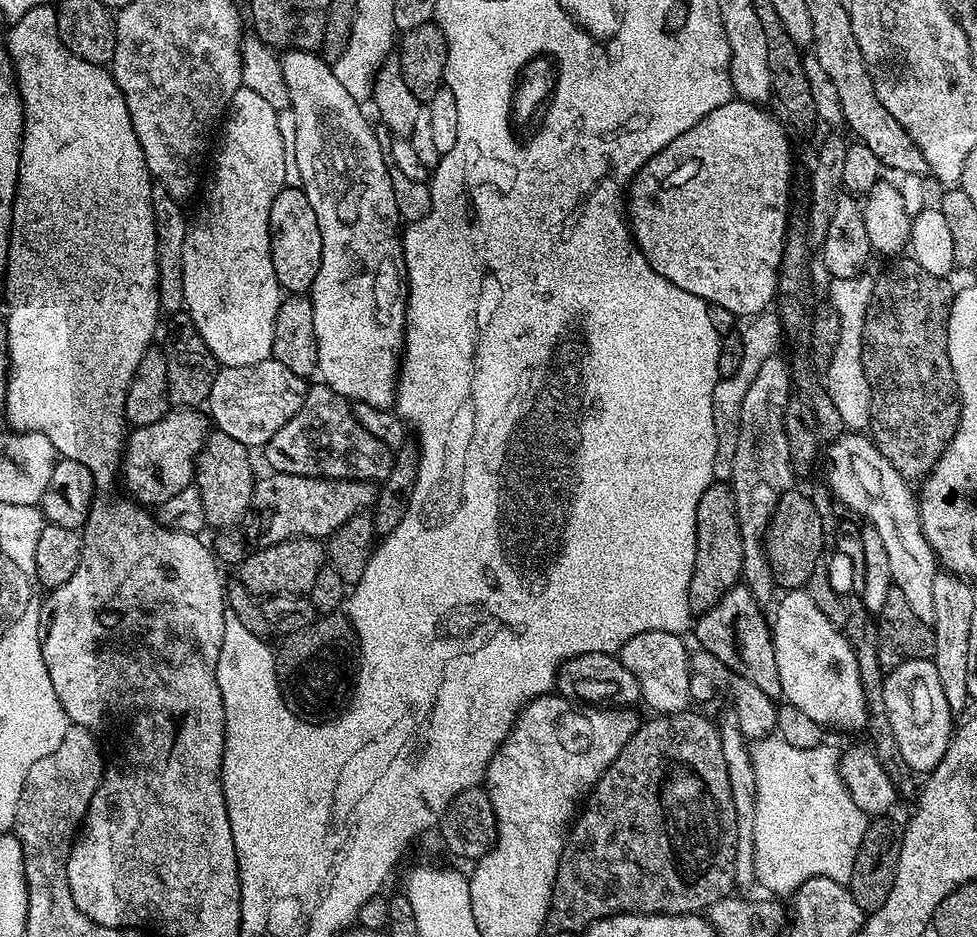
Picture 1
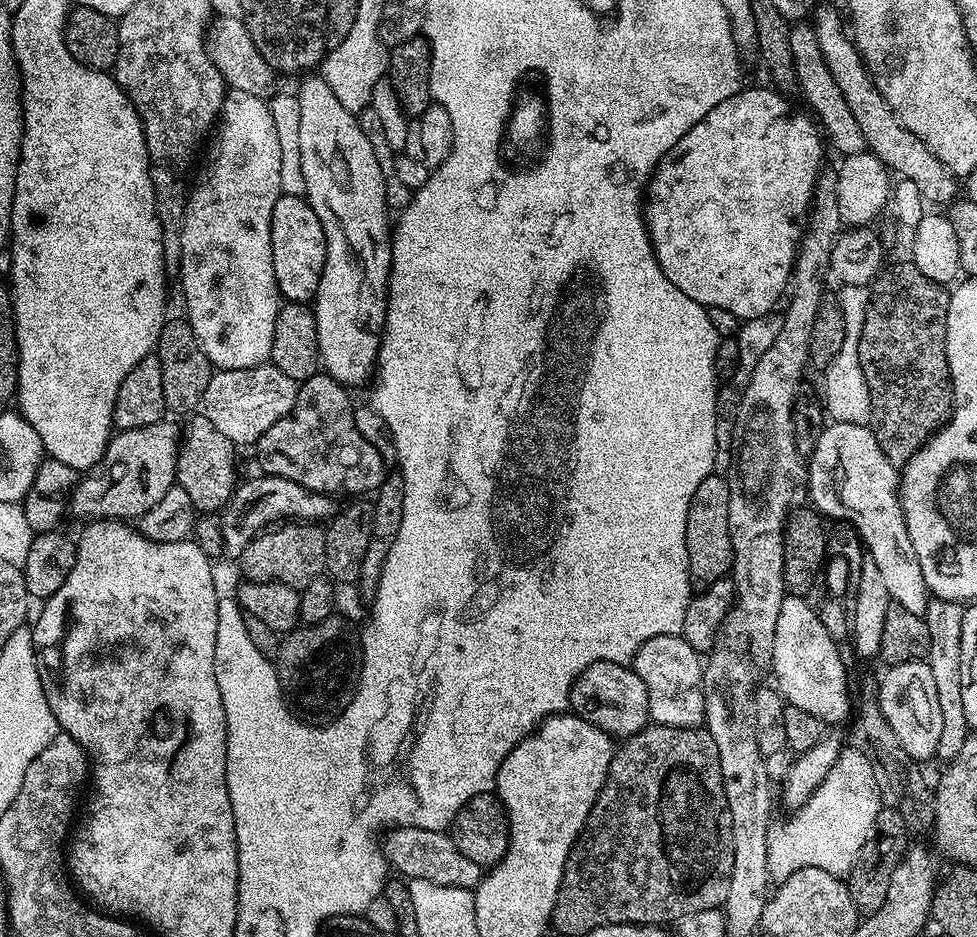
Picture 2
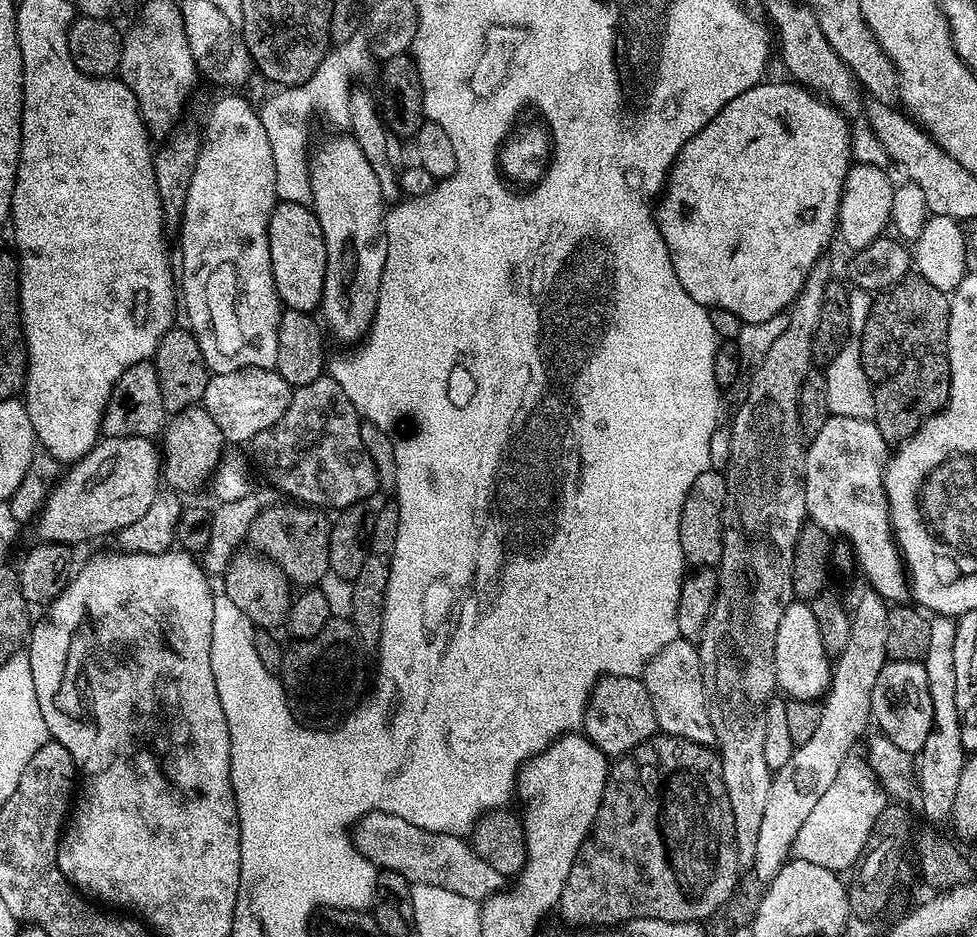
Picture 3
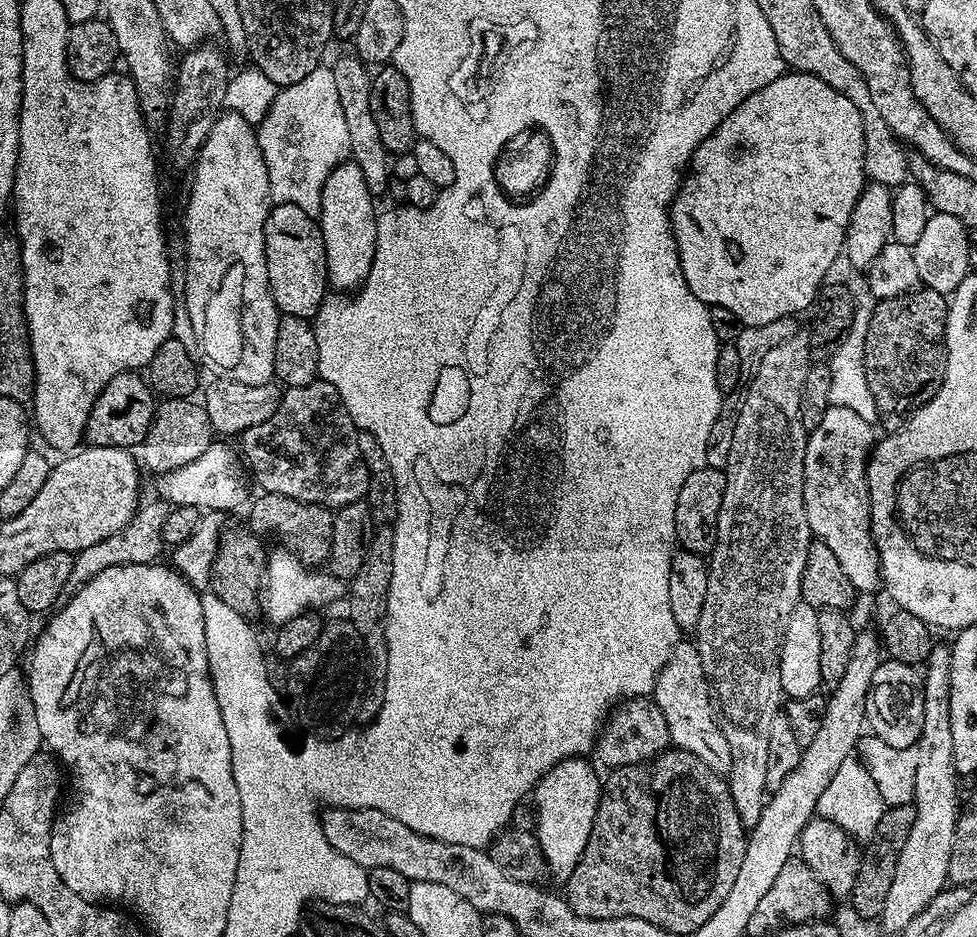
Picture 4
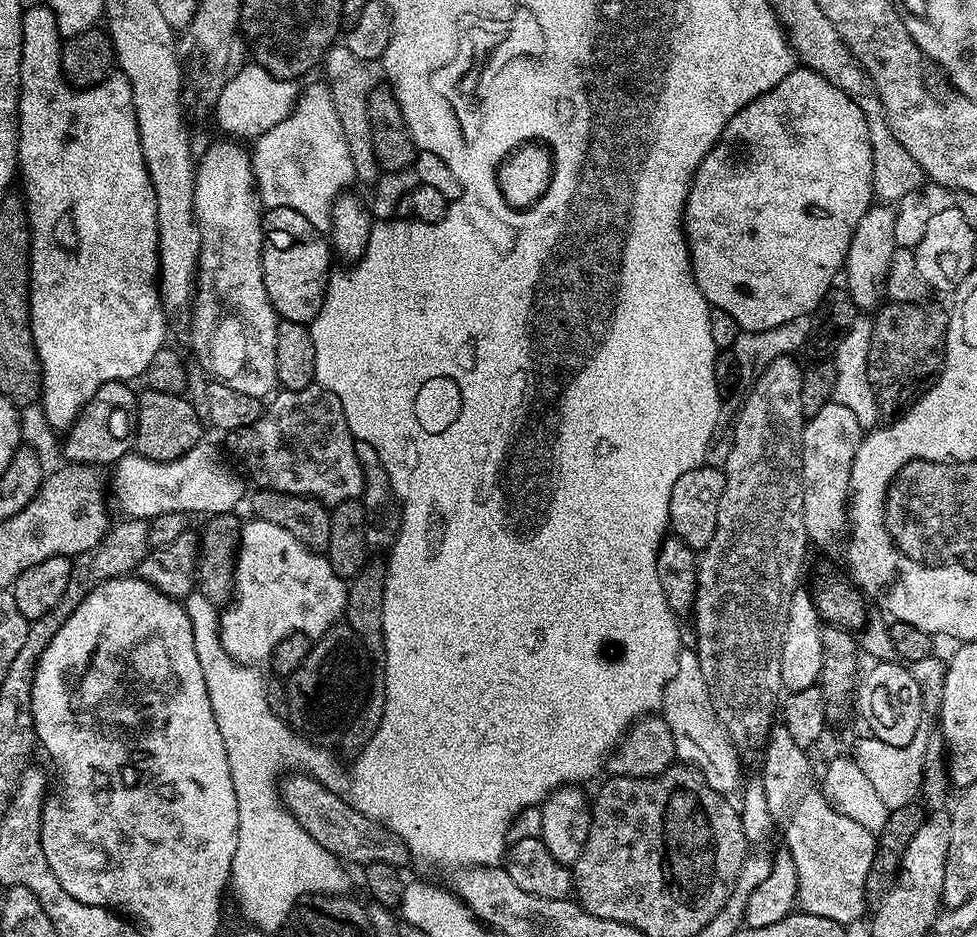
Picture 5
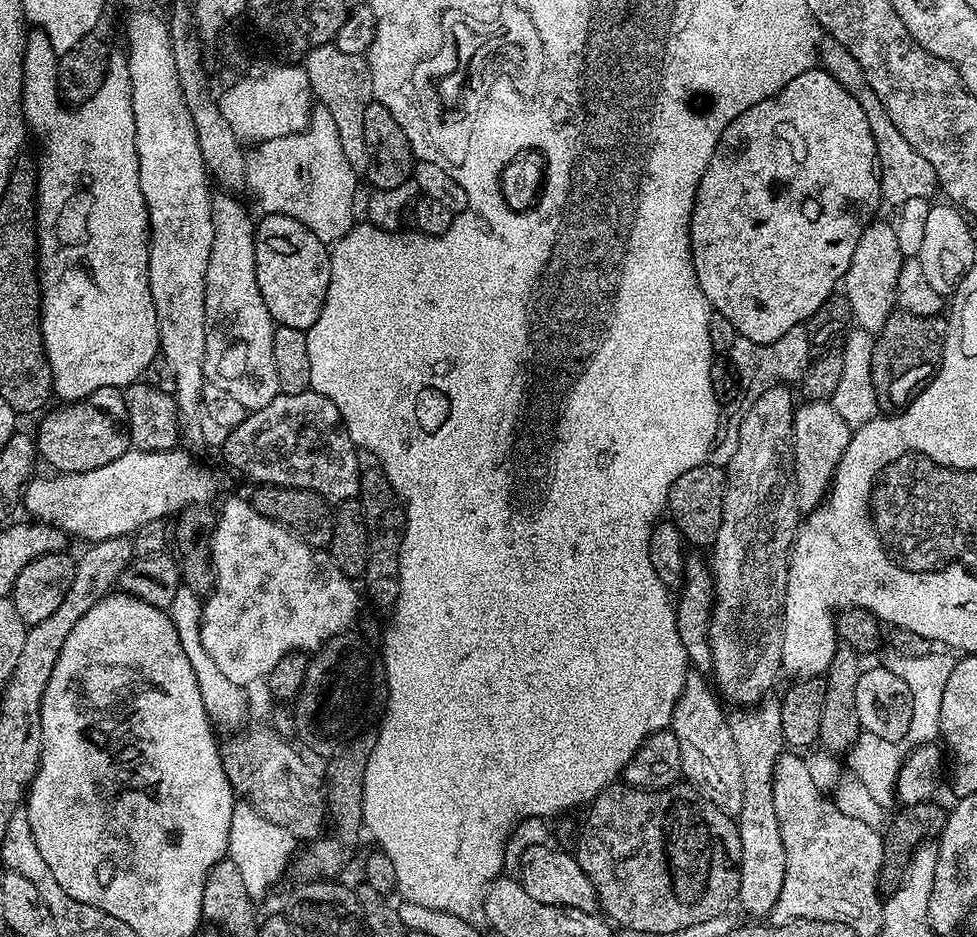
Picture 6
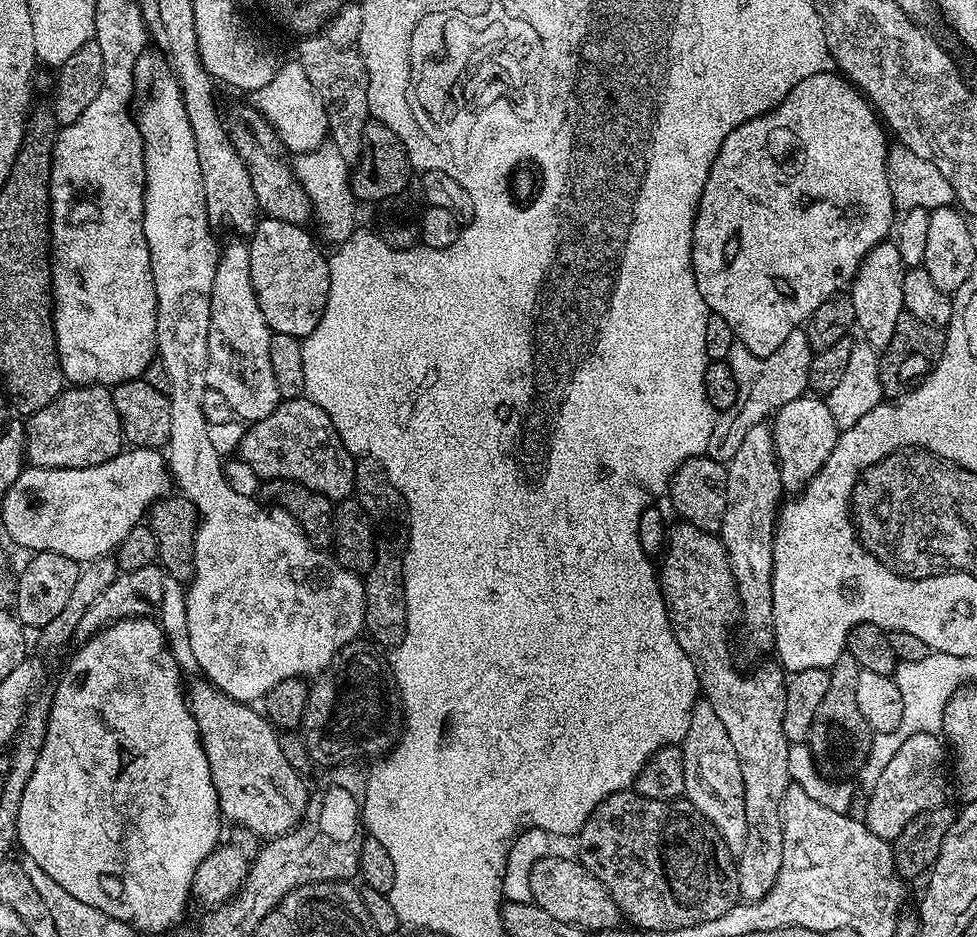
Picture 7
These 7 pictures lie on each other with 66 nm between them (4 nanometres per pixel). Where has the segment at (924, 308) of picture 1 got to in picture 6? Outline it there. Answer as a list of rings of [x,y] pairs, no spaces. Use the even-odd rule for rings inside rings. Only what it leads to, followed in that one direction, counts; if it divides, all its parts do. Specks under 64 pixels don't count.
[[[894,310],[886,318],[886,326],[874,336],[874,350],[870,374],[874,382],[877,405],[884,410],[903,410],[912,397],[936,375],[944,357],[944,334],[947,319],[940,316],[919,316],[903,310]]]

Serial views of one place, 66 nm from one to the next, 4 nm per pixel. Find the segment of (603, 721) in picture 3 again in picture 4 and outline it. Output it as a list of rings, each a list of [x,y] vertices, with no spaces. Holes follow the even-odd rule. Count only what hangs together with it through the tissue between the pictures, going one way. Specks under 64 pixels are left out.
[[[629,698],[617,703],[616,707],[607,713],[604,726],[596,737],[594,756],[605,764],[605,769],[611,770],[644,764],[668,751],[671,744],[670,726],[655,702],[649,703],[644,698]]]

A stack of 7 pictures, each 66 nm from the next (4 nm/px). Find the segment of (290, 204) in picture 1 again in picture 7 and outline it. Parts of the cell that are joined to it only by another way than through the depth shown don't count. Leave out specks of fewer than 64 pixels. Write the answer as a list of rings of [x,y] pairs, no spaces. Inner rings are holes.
[[[270,216],[257,219],[256,228],[247,241],[250,254],[250,282],[254,286],[258,306],[266,318],[268,327],[278,334],[290,334],[297,338],[308,336],[314,330],[314,326],[318,326],[326,310],[326,298],[330,294],[328,256],[316,245],[315,238],[307,232],[308,230],[307,227],[282,222]]]

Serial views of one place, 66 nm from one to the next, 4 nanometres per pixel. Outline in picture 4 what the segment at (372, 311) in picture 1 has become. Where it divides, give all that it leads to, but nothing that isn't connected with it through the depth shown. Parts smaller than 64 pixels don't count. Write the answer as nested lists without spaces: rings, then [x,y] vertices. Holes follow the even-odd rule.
[[[343,162],[326,178],[321,192],[318,223],[324,235],[328,282],[336,290],[356,290],[370,274],[376,249],[377,201],[356,164]],[[352,288],[352,289],[348,289]]]

